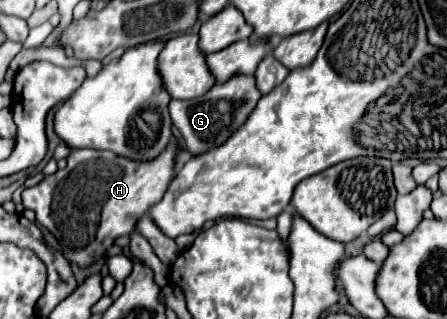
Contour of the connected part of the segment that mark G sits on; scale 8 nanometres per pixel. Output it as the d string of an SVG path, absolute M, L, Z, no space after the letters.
M232 77L222 85L214 85L206 95L196 97L196 99L172 99L168 103L170 109L170 117L172 123L180 129L182 137L184 137L184 145L188 149L188 153L192 157L202 155L206 151L216 149L218 145L222 145L240 125L244 125L244 121L248 119L248 115L252 113L252 109L256 107L260 99L260 91L256 89L254 77Z

